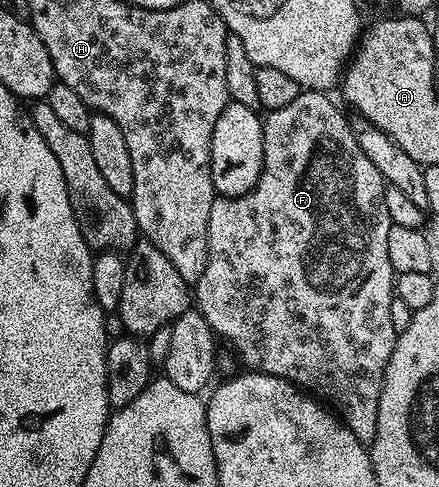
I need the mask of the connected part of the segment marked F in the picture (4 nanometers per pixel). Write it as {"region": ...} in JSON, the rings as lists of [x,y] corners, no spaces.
{"region":[[[302,89],[301,94],[295,96],[295,100],[291,100],[291,104],[287,104],[283,108],[275,108],[264,115],[261,124],[263,128],[263,168],[261,169],[261,175],[255,184],[255,188],[238,198],[214,197],[213,203],[211,204],[211,220],[207,224],[207,268],[203,268],[203,276],[199,276],[199,280],[195,283],[195,306],[207,320],[207,324],[213,330],[214,335],[221,340],[226,338],[233,345],[234,352],[241,357],[241,362],[245,365],[242,367],[248,368],[250,371],[258,374],[270,374],[276,378],[282,378],[283,380],[292,382],[294,386],[308,392],[312,397],[320,400],[322,403],[328,404],[335,411],[337,417],[348,426],[352,434],[368,448],[373,445],[373,441],[375,440],[375,424],[379,420],[379,396],[383,388],[383,376],[385,375],[387,364],[391,360],[391,352],[395,348],[399,333],[395,328],[395,324],[391,324],[391,300],[395,297],[395,275],[391,268],[391,260],[387,257],[387,232],[391,225],[389,213],[387,212],[387,204],[385,203],[385,188],[387,183],[379,172],[379,168],[375,168],[375,164],[371,164],[371,160],[367,160],[367,155],[363,153],[363,148],[359,148],[359,140],[355,140],[350,119],[348,117],[345,119],[344,112],[329,97],[330,95],[328,93],[319,90]]]}

